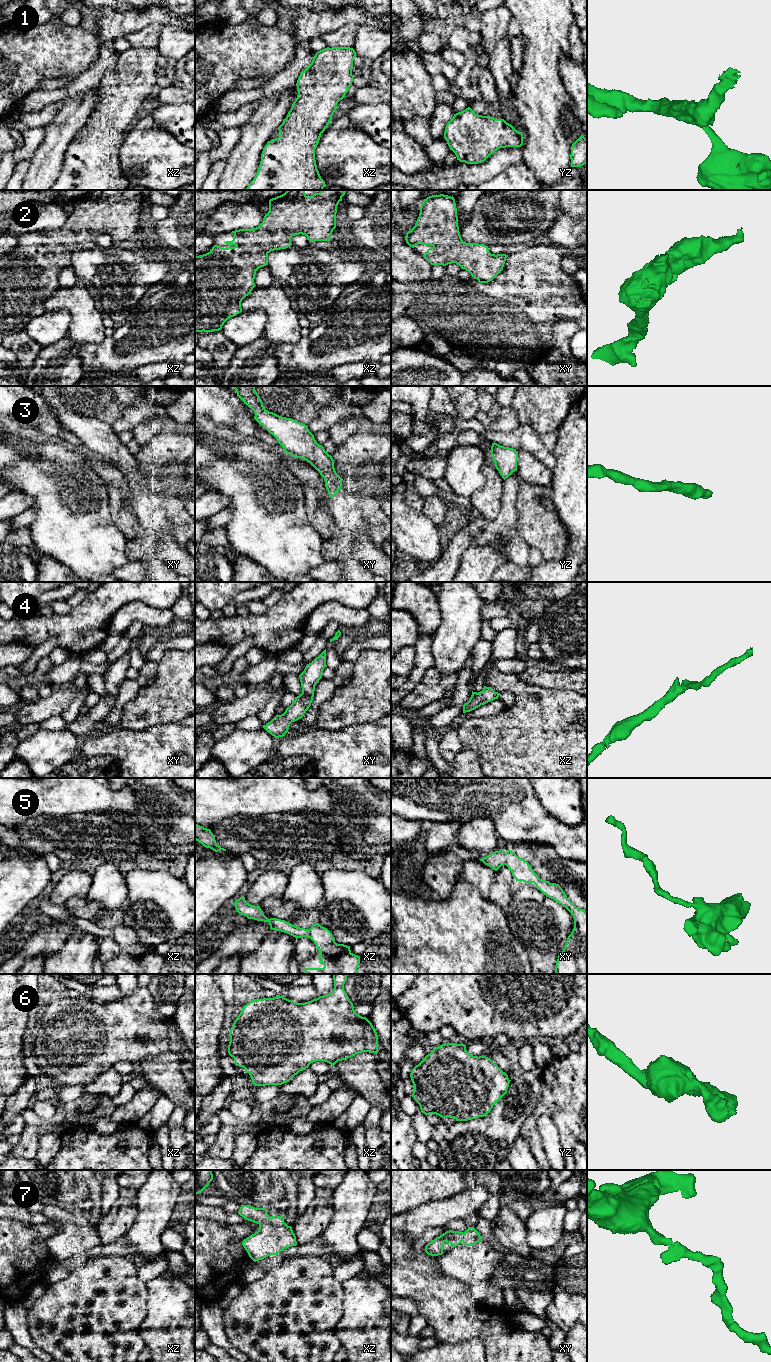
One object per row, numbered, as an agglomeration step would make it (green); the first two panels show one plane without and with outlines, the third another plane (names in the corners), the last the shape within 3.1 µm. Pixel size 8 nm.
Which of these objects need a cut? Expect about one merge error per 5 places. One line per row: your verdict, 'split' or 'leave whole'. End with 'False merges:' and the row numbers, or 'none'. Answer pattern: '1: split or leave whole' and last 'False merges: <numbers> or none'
1: leave whole
2: leave whole
3: leave whole
4: leave whole
5: leave whole
6: leave whole
7: leave whole
False merges: none

